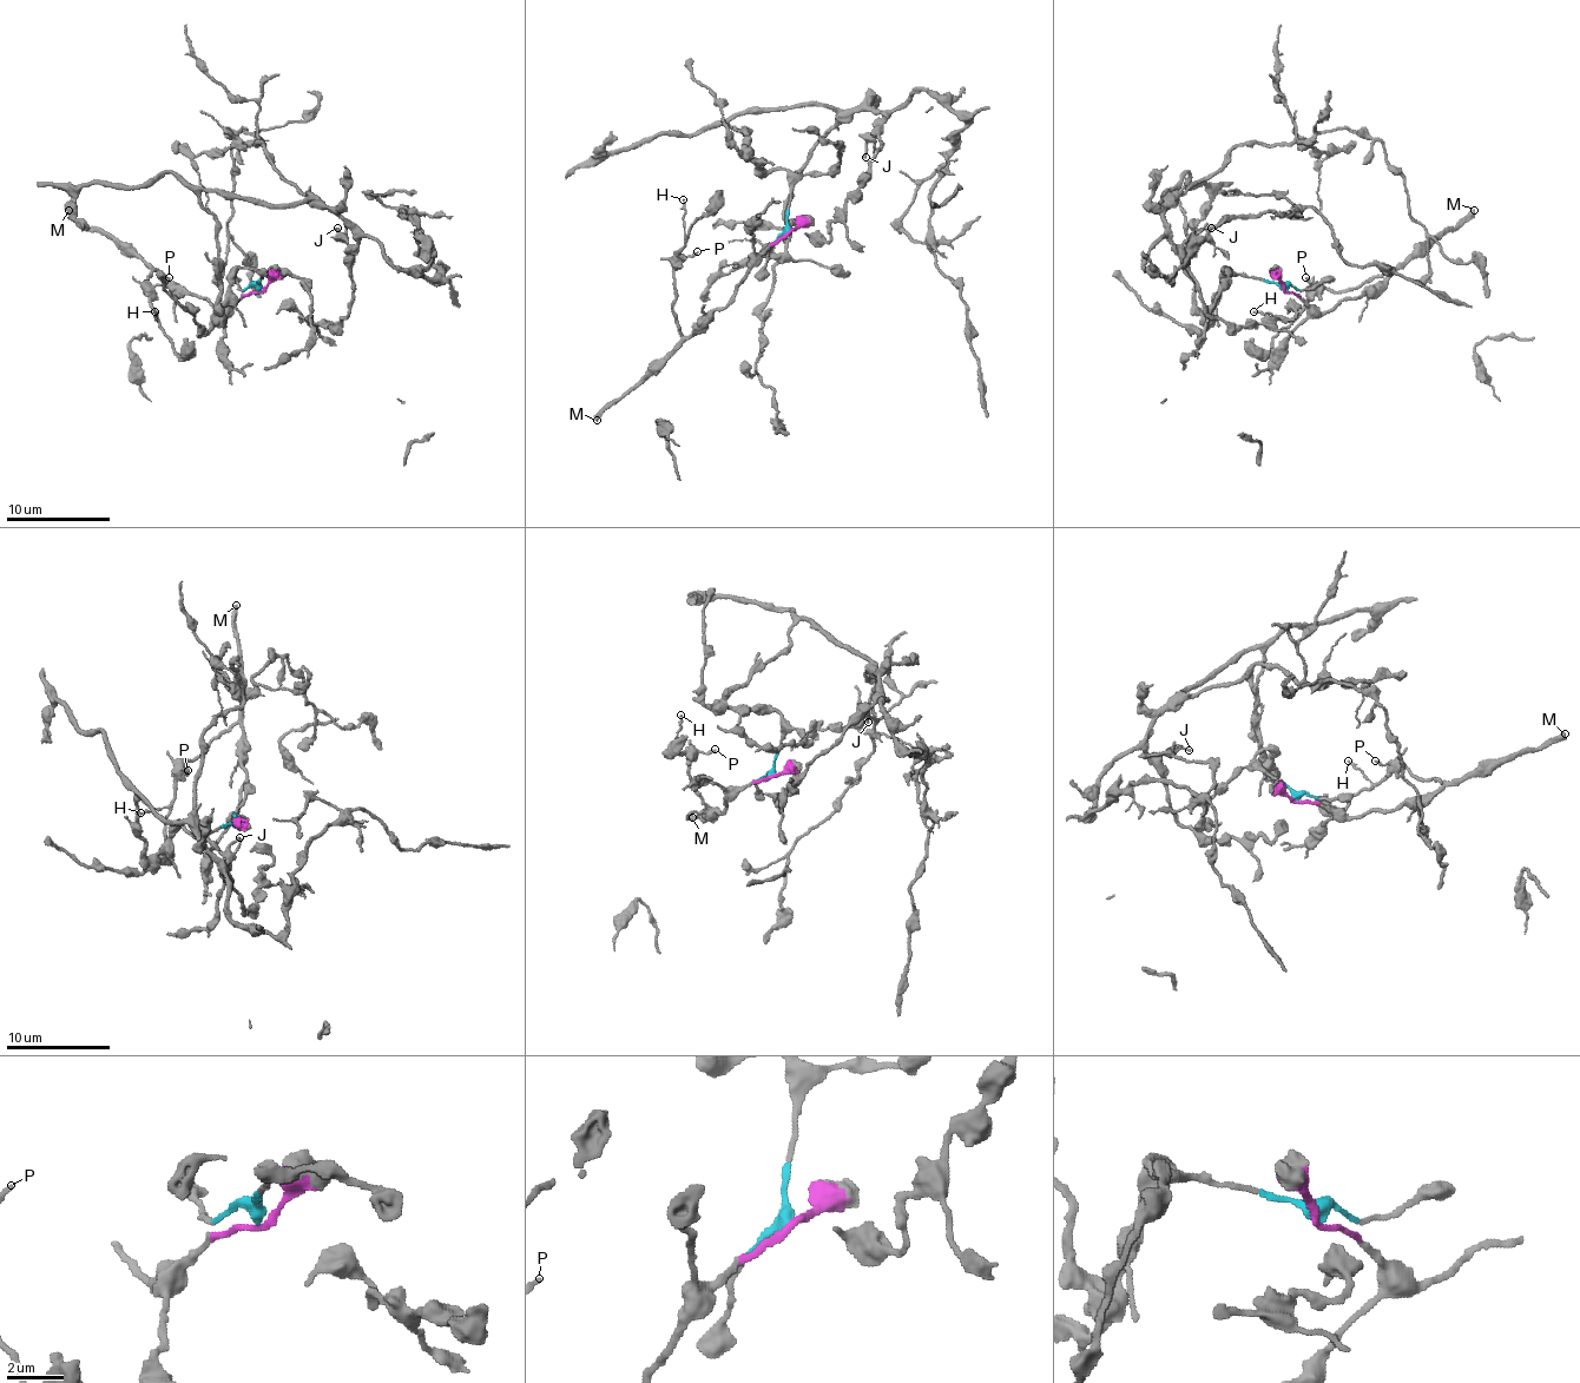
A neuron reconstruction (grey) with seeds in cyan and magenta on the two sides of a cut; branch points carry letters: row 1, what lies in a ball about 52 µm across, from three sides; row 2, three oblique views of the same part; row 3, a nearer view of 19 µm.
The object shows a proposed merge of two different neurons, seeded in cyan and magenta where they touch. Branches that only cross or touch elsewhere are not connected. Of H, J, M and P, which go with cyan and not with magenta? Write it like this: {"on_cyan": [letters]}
{"on_cyan": ["J"]}

